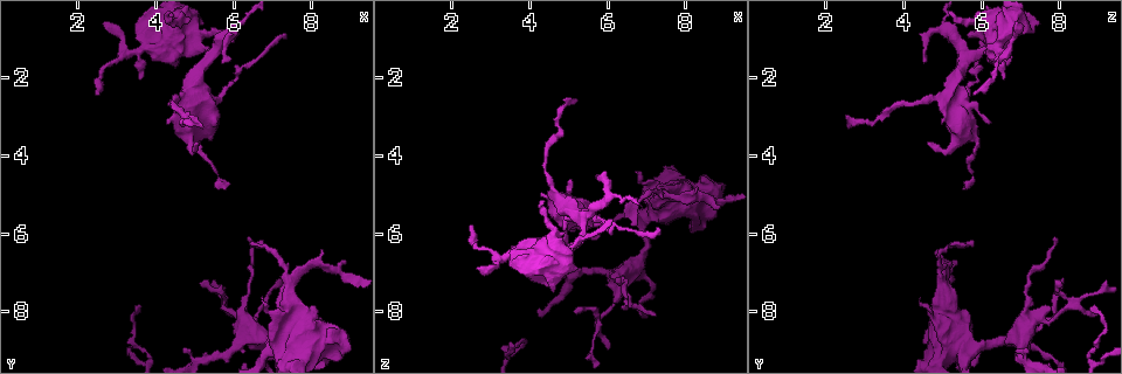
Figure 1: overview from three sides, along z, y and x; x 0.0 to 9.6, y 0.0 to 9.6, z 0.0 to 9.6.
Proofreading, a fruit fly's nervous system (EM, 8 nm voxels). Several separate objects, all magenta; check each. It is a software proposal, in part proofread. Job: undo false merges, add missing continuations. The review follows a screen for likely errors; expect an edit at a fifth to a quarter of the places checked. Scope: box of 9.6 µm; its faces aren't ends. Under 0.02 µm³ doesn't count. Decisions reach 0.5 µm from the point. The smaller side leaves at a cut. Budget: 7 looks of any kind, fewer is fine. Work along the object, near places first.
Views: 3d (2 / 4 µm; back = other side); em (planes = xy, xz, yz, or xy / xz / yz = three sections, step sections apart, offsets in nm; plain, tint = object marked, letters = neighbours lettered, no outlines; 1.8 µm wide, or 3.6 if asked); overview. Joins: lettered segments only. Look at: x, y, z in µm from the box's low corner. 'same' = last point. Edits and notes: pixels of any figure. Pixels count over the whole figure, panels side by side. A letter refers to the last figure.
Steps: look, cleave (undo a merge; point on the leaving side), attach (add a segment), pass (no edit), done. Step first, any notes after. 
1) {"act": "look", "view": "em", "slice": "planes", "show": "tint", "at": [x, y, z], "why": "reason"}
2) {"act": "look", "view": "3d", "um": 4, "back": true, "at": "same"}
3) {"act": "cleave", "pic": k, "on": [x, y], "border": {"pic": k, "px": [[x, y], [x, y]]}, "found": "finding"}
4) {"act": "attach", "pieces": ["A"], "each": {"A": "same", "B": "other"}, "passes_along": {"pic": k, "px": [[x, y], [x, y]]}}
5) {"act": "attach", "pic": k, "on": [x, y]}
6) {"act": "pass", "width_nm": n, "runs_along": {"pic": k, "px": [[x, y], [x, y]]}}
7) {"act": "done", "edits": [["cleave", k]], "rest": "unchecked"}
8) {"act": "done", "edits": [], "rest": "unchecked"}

{"act": "look", "view": "3d", "um": 4, "at": [8.85, 8.80, 4.95], "why": "sudden change in width"}

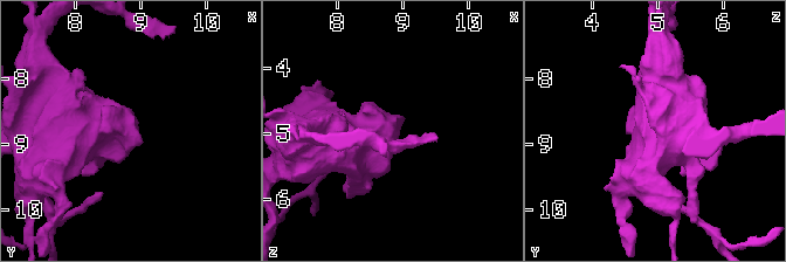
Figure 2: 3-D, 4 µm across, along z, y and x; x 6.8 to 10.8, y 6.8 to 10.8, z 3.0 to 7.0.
{"act": "look", "view": "em", "slice": "yz", "step": 8, "show": "tint", "at": [8.85, 8.75, 4.90], "why": "now the EM"}

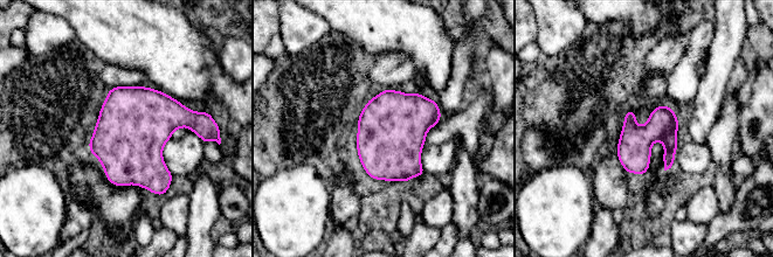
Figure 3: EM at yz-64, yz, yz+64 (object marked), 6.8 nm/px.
{"act": "look", "view": "em", "slice": "planes", "show": "letters", "at": "same", "why": "cut it another way"}

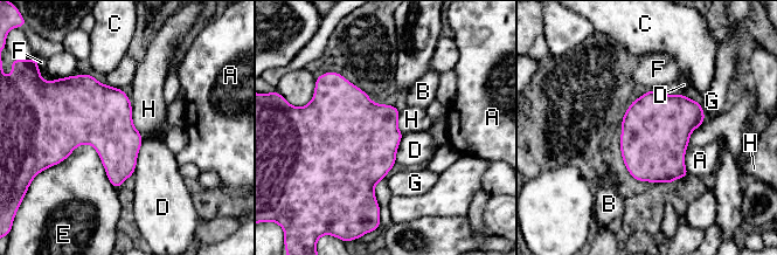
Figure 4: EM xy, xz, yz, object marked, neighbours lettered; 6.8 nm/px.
{"act": "attach", "pieces": ["H"], "width_nm": 380, "each": {"A": "other", "B": "other", "C": "other", "D": "other", "E": "other", "F": "other", "G": "other", "H": "same"}, "passes_along": {"pic": 4, "px": [[96, 114], [131, 118], [148, 109]]}, "found": "the cell continues"}

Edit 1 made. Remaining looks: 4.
{"act": "look", "view": "em", "slice": "planes", "show": "letters", "at": [2.55, 2.40, 5.85], "why": "free end"}

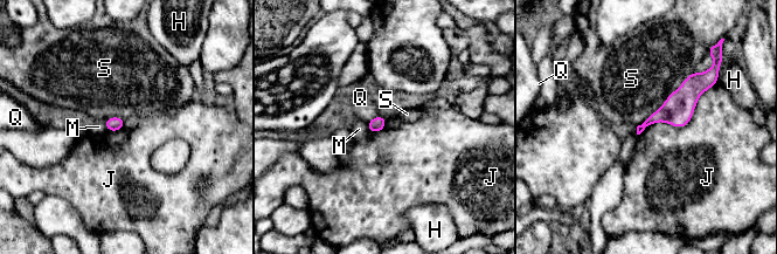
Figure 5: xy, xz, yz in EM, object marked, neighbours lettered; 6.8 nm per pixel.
{"act": "pass", "width_nm": 100, "each": {"H": "other", "J": "other", "M": "other", "Q": "other", "S": "other"}, "border": {"pic": 5, "px": [[715, 84], [685, 125], [638, 135]]}, "found": "no lettered segment goes on from it"}

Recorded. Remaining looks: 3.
{"act": "done", "edits": [["attach", 4]], "rest": "unchecked"}

